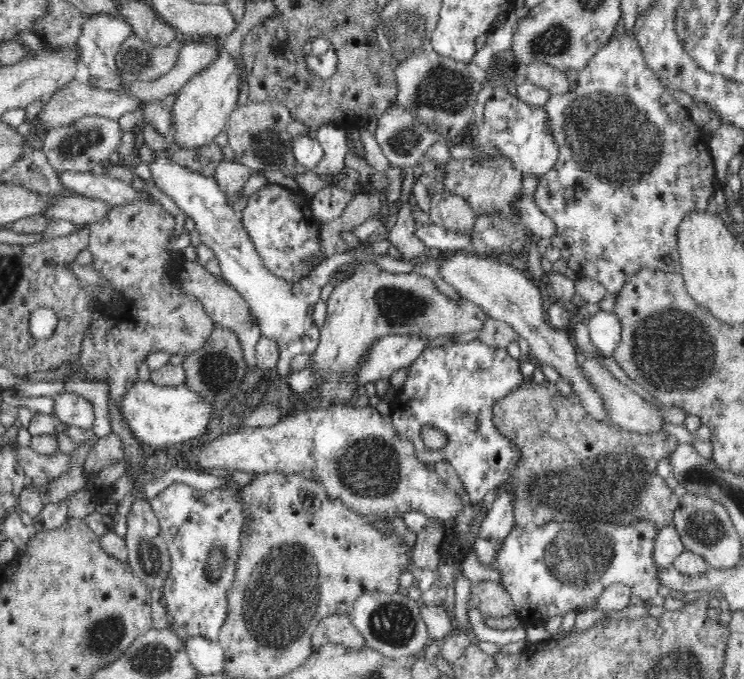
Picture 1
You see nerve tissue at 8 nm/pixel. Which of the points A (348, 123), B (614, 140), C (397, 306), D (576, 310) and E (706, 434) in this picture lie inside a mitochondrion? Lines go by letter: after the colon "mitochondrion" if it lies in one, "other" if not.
A: other
B: mitochondrion
C: mitochondrion
D: other
E: other

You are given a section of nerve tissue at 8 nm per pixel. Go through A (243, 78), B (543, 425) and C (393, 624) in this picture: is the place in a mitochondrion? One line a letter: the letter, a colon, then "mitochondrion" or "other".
A: other
B: other
C: mitochondrion

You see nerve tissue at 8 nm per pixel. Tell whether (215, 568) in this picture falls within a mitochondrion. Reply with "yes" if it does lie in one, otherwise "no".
yes

